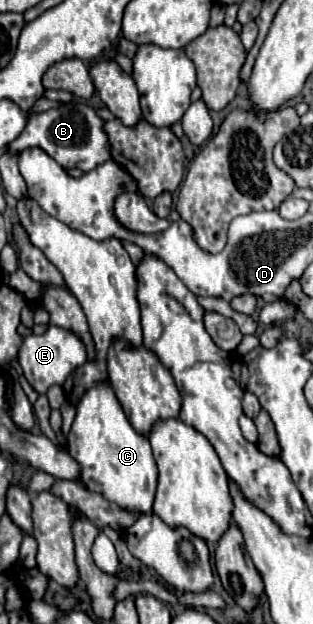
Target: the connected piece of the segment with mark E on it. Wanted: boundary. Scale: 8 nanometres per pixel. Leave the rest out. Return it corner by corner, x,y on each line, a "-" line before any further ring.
48,325
48,329
42,335
28,335
28,337
24,337
24,341
20,345
20,351
18,351
18,361
22,365
24,377
28,379
28,383
38,393
46,393
48,387
52,387
52,385
64,385
66,377
74,369
84,365
86,359
88,359
86,345
78,337
78,333
74,333
70,329
56,327
56,325

